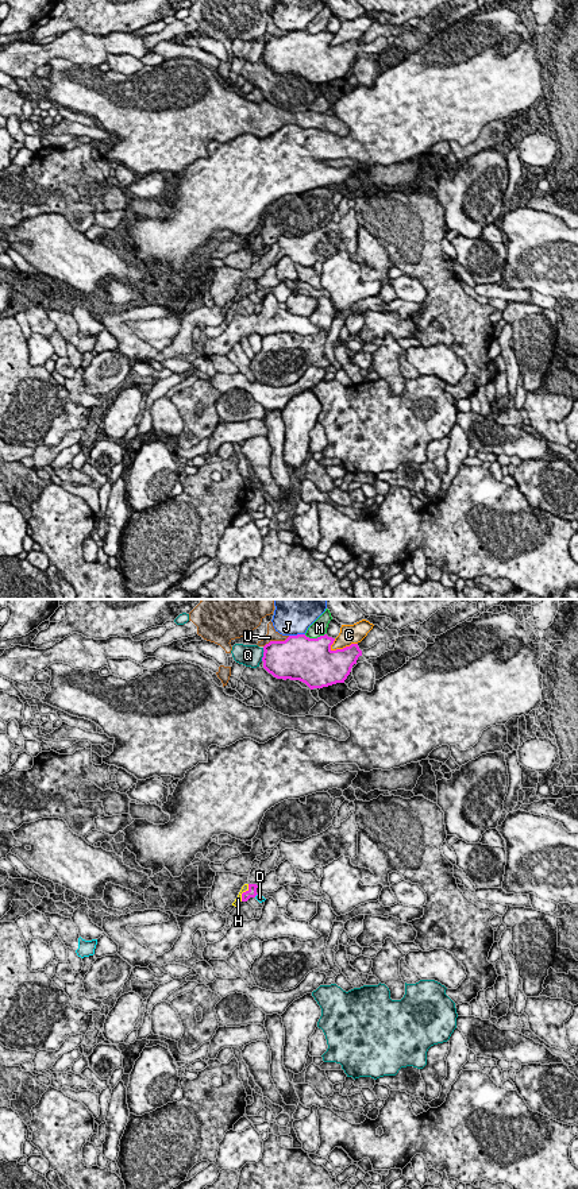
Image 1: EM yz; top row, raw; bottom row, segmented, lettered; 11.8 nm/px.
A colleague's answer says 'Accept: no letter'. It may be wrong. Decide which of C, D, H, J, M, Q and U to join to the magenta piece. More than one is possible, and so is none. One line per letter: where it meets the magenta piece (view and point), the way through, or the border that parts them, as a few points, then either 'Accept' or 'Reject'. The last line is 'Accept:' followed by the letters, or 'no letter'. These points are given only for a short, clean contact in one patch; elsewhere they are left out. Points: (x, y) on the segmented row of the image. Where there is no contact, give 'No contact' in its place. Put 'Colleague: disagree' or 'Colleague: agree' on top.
Colleague: disagree
C: Touches magenta at yz (343, 648). Reject
D: Touches magenta at yz (255, 895). Reject
H: Touches magenta at yz (243, 892). Path across: yz (251, 892), (243, 892), (245, 887). Accept
J: Touches magenta at yz (297, 634). Reject
M: Touches magenta at yz (313, 639). Reject
Q: Touches magenta at yz (264, 656). Reject
U: Touches magenta at yz (276, 641). Reject
Accept: H

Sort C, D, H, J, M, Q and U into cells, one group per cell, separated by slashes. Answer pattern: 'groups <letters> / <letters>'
groups C / D / H / J / M / Q / U

